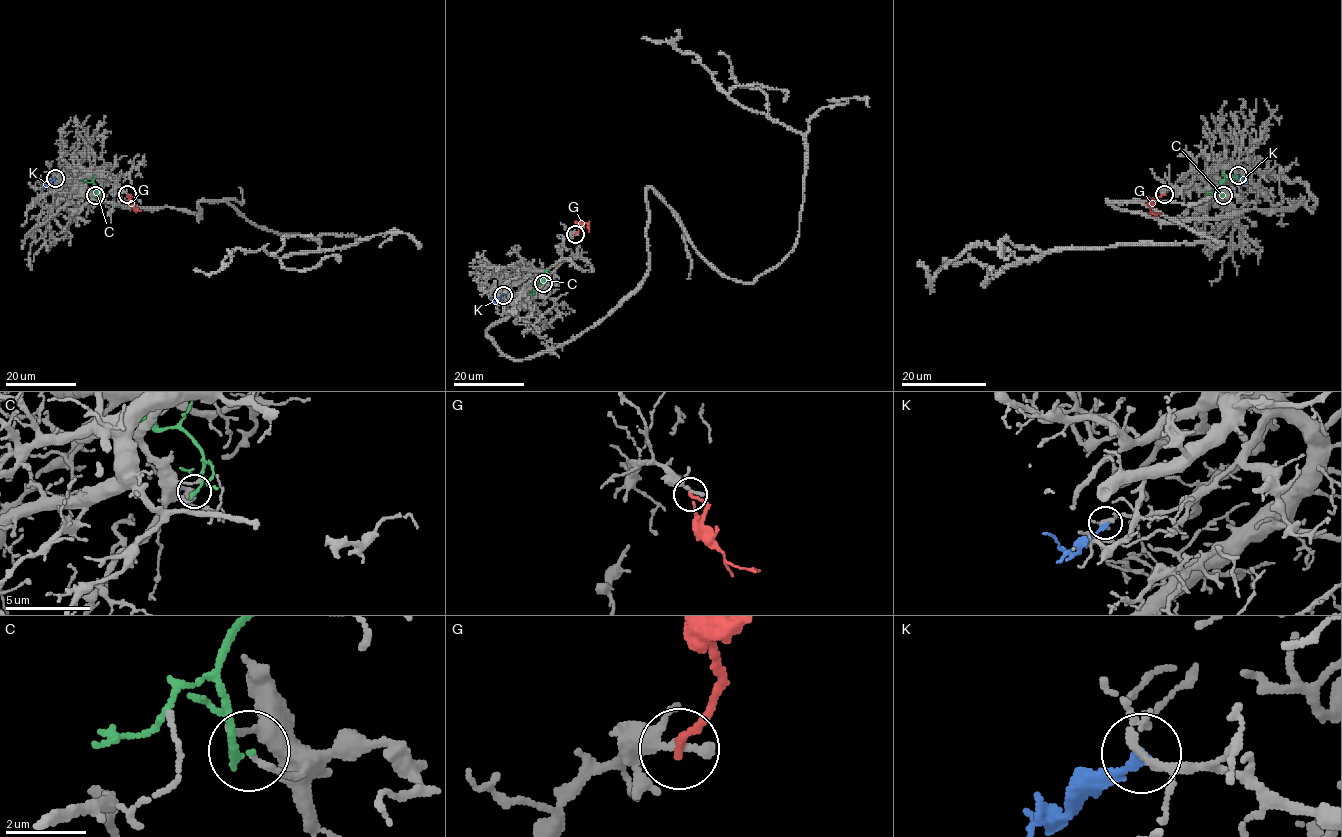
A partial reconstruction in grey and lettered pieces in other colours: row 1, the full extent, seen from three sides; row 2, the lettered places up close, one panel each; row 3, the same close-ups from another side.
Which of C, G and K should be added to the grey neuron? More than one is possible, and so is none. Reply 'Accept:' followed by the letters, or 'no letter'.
Accept: no letter

